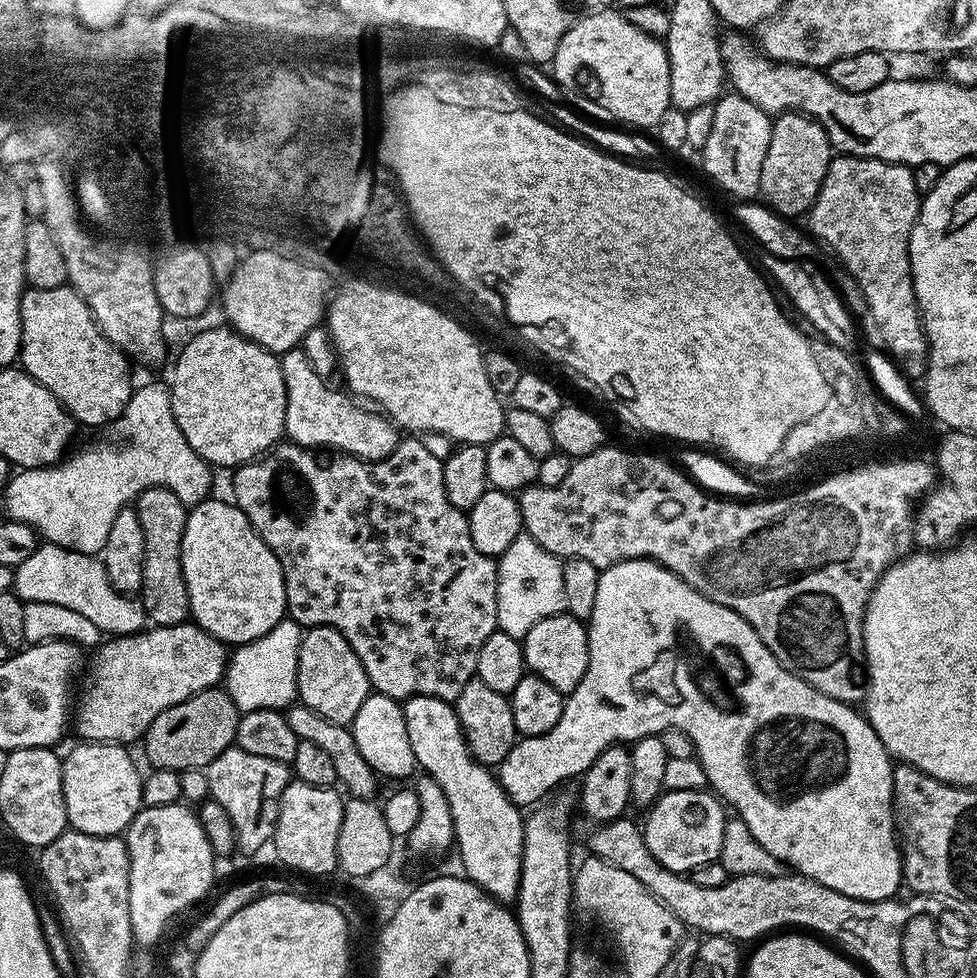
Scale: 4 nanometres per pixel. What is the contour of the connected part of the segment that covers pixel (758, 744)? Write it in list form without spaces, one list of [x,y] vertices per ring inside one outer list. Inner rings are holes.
[[[624,560],[620,564],[615,564],[609,568],[603,569],[600,573],[600,581],[598,582],[598,594],[594,597],[594,614],[591,620],[586,624],[588,630],[588,665],[586,666],[586,674],[582,674],[582,682],[578,682],[578,686],[573,692],[567,693],[564,709],[562,710],[562,718],[558,718],[558,722],[552,727],[551,731],[545,736],[527,736],[517,739],[516,745],[510,750],[510,754],[506,754],[506,758],[498,766],[498,779],[500,785],[503,786],[505,794],[513,800],[518,806],[524,804],[537,805],[538,801],[550,788],[556,788],[563,780],[572,780],[583,777],[588,768],[601,756],[608,748],[613,746],[628,746],[633,742],[646,738],[647,736],[659,736],[661,732],[665,732],[667,728],[677,728],[682,730],[689,738],[694,749],[695,759],[699,760],[704,768],[704,773],[708,779],[711,791],[729,809],[733,808],[735,815],[739,819],[744,820],[746,826],[749,827],[751,834],[766,850],[781,862],[786,862],[789,869],[795,870],[801,876],[809,876],[814,882],[822,882],[822,886],[830,886],[830,890],[838,890],[838,894],[846,894],[855,900],[891,900],[897,895],[896,892],[902,888],[902,853],[898,843],[898,833],[896,831],[896,821],[892,815],[892,769],[894,761],[889,756],[888,751],[882,746],[882,742],[878,738],[878,734],[872,727],[869,726],[867,719],[859,711],[856,712],[855,707],[849,706],[845,701],[835,700],[830,698],[826,693],[820,692],[814,686],[810,686],[800,676],[795,676],[788,669],[782,667],[778,662],[778,658],[774,658],[774,654],[770,654],[770,650],[762,642],[762,638],[758,638],[756,631],[748,625],[745,620],[740,617],[734,610],[730,610],[726,606],[722,606],[718,602],[714,602],[710,598],[706,598],[698,590],[694,590],[686,582],[682,582],[682,578],[678,578],[669,568],[664,568],[661,564],[657,564],[654,560]]]

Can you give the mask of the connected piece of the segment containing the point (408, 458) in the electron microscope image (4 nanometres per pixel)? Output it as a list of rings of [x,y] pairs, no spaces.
[[[404,438],[396,445],[396,449],[384,460],[366,461],[358,456],[347,454],[316,454],[309,449],[291,442],[281,442],[267,454],[240,465],[235,469],[232,480],[234,503],[246,514],[246,518],[254,526],[254,530],[270,546],[274,558],[282,566],[284,589],[286,590],[286,612],[301,629],[333,628],[350,642],[354,654],[362,662],[368,675],[368,683],[381,696],[389,696],[391,700],[403,702],[412,696],[433,696],[439,700],[455,702],[458,694],[462,694],[462,686],[476,676],[478,654],[482,650],[482,642],[497,631],[496,615],[498,614],[498,564],[495,559],[478,550],[474,546],[474,538],[470,534],[470,526],[465,509],[456,508],[450,498],[446,498],[444,485],[444,460],[436,457],[420,438]]]

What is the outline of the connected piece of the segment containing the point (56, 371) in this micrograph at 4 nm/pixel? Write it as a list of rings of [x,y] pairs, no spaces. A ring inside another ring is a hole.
[[[65,286],[42,290],[29,287],[20,298],[20,325],[22,334],[18,360],[23,371],[46,386],[46,390],[50,390],[50,394],[54,394],[54,398],[63,404],[73,421],[105,426],[119,418],[134,391],[132,372],[128,369],[129,357],[101,334],[91,310],[75,288]]]

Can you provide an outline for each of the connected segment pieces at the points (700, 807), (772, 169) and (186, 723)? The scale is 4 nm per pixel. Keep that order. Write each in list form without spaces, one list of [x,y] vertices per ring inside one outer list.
[[[695,788],[665,791],[660,799],[647,809],[648,821],[643,821],[642,824],[646,846],[650,846],[650,854],[654,854],[654,858],[658,858],[658,862],[666,870],[681,874],[691,874],[698,866],[717,863],[722,850],[723,830],[726,823],[726,815],[724,816],[723,811],[725,812],[725,809],[721,801],[711,791]]]
[[[803,112],[779,113],[772,121],[770,150],[766,150],[766,162],[762,162],[760,196],[763,203],[785,218],[811,213],[833,159],[832,143],[817,120]]]
[[[220,686],[202,690],[197,696],[186,698],[186,702],[178,702],[178,706],[162,710],[142,737],[149,765],[152,768],[169,768],[181,774],[207,769],[218,754],[235,745],[241,715],[227,691]]]

